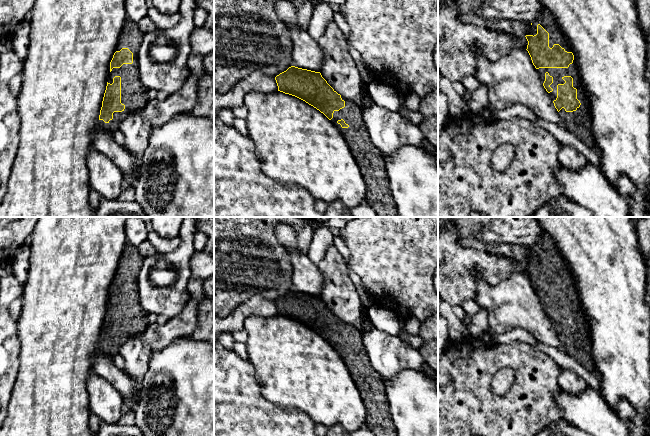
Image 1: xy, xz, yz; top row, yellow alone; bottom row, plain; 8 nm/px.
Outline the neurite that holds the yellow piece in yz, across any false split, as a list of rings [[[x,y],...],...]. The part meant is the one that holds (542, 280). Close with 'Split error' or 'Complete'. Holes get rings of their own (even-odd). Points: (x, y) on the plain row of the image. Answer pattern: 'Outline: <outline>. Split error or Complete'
Outline: [[[544,234],[531,247],[531,256],[525,261],[528,265],[526,274],[564,345],[564,352],[595,373],[589,324],[583,315],[571,271],[553,239]]]. Split error

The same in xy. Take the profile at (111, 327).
Outline: [[[126,242],[110,296],[99,339],[99,351],[114,358],[121,345],[133,336],[141,337],[149,325],[138,295],[137,278],[144,257],[138,248]]]. Split error

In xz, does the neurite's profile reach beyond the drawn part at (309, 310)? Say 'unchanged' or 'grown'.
grown

